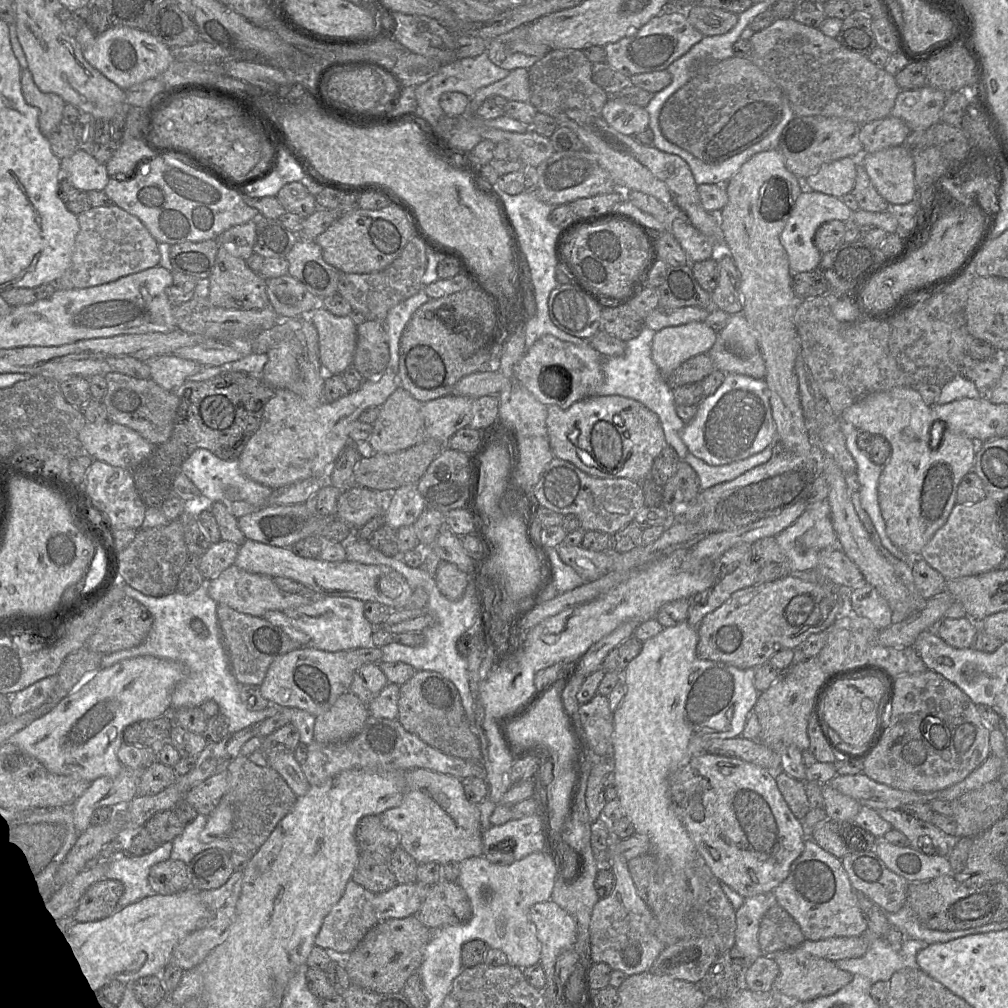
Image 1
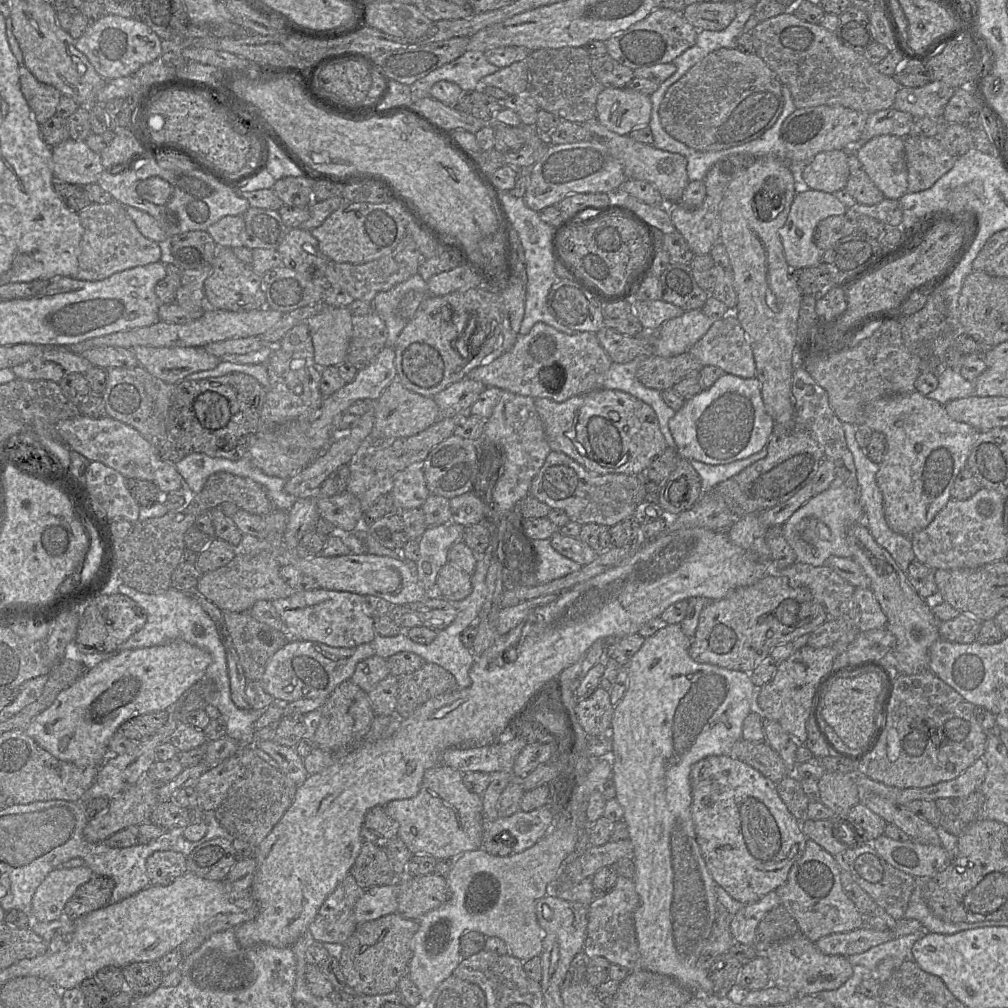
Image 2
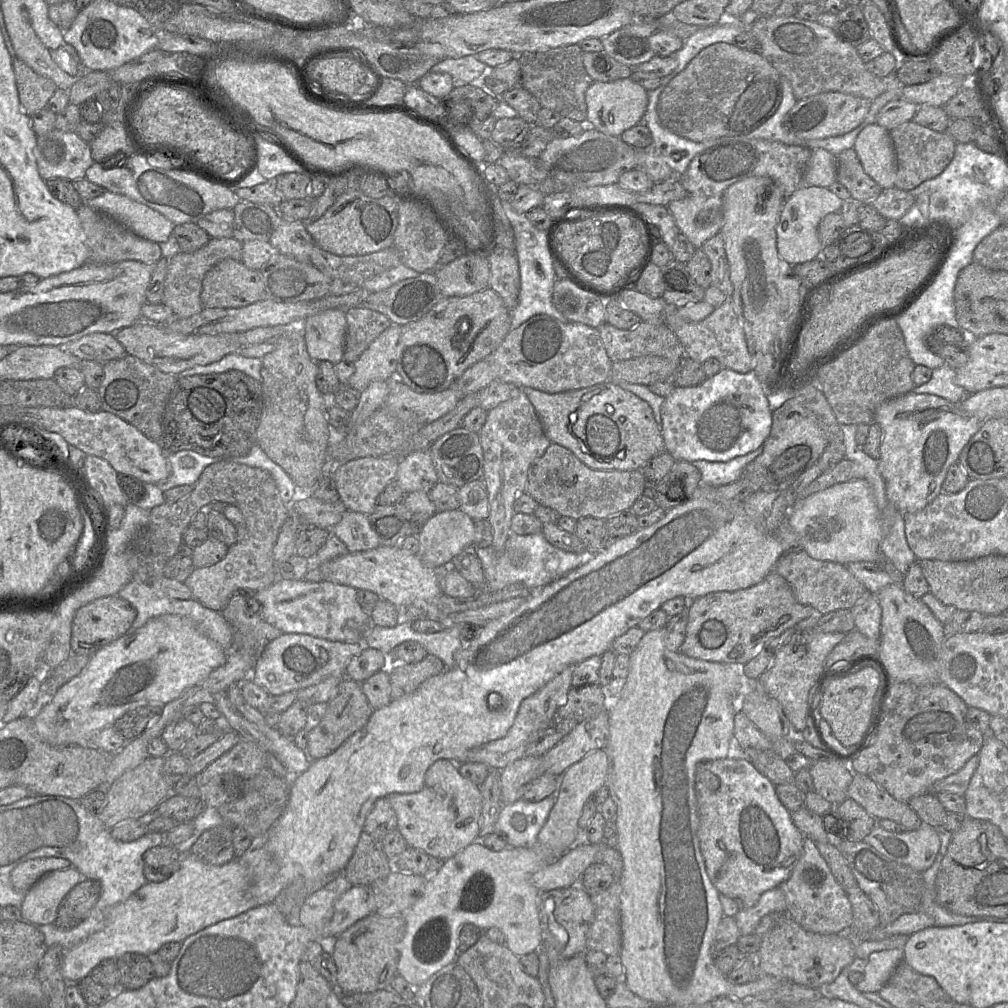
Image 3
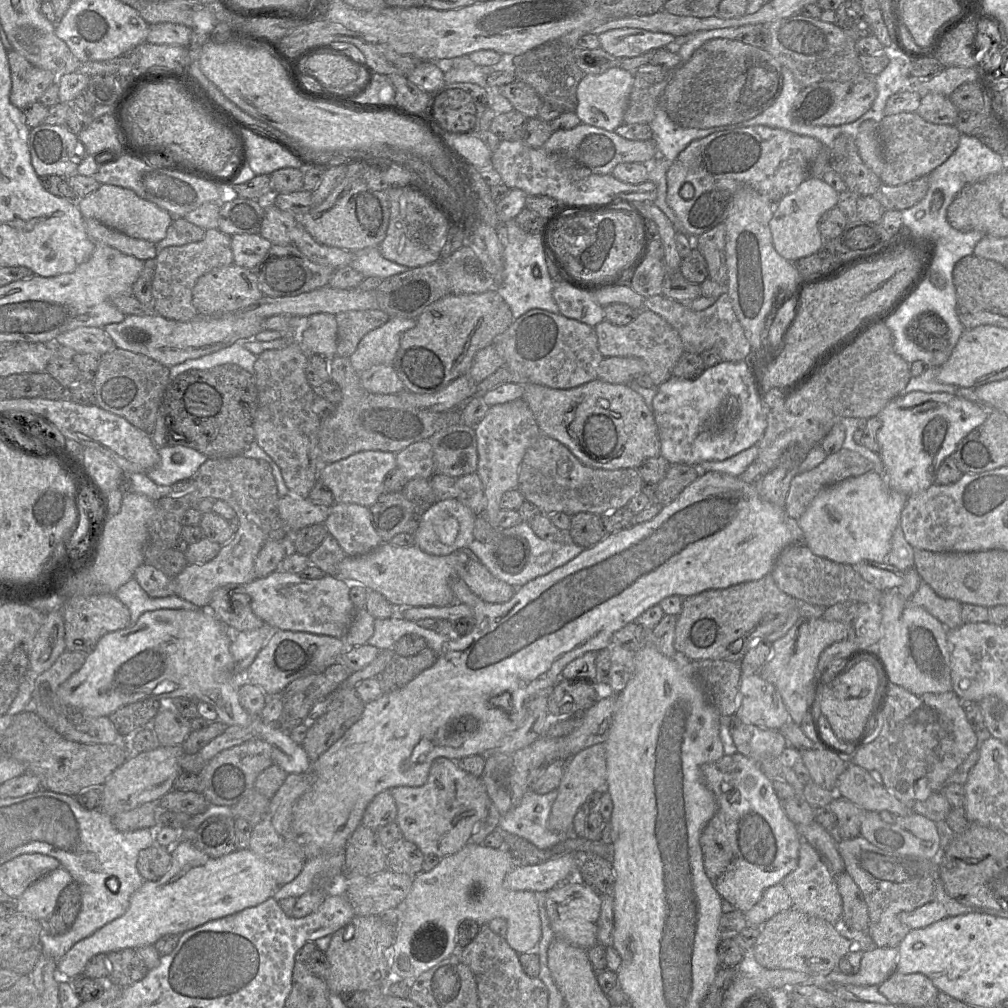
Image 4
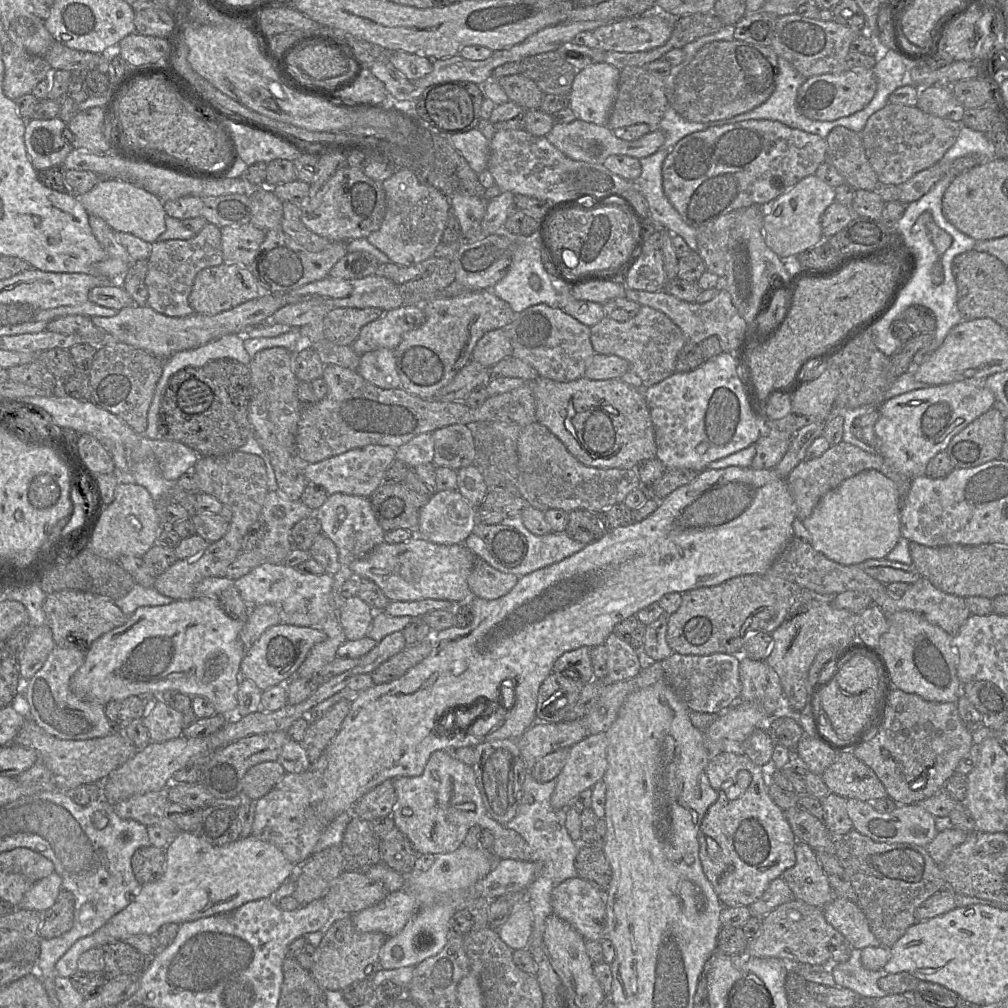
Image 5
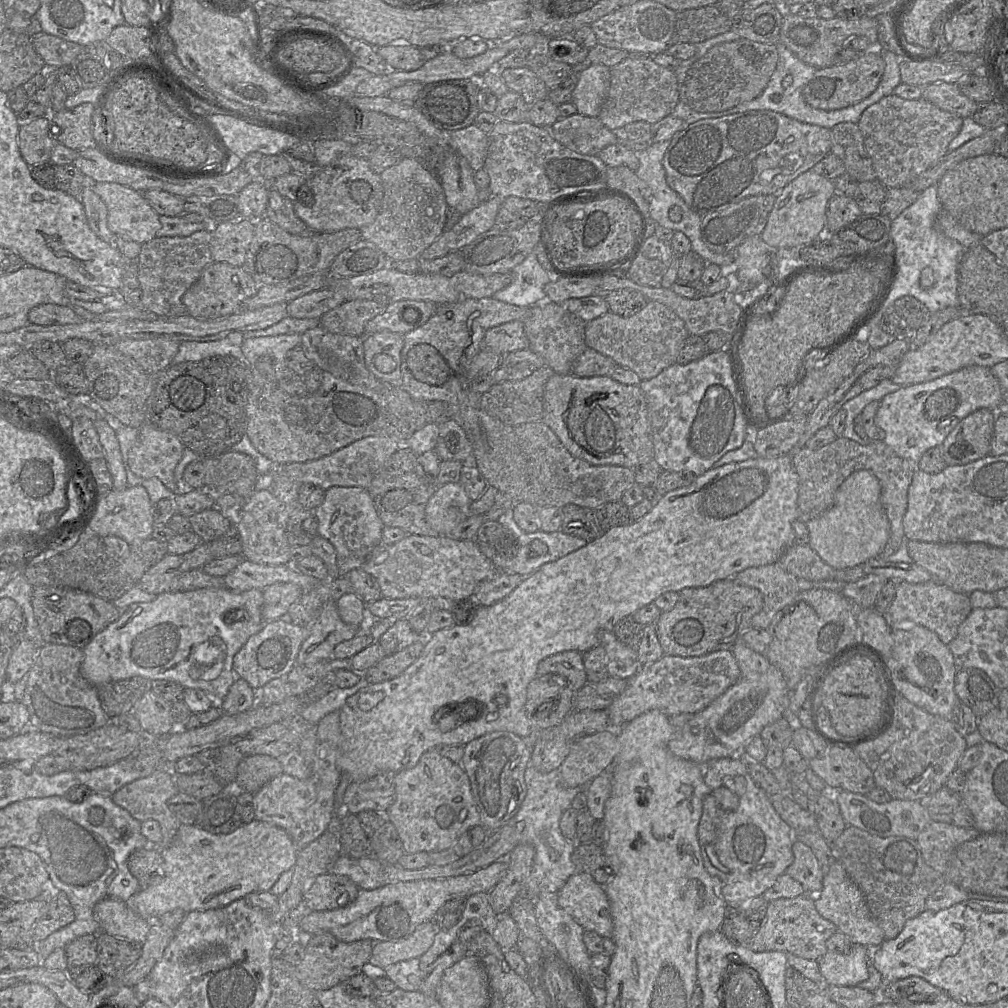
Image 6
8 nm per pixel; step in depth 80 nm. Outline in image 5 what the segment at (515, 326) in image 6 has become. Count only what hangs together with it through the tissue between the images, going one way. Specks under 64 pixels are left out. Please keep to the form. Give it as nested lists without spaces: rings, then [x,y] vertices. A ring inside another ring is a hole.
[[[495,329],[483,335],[472,353],[472,360],[491,369],[502,359],[512,355],[512,346],[505,330]]]

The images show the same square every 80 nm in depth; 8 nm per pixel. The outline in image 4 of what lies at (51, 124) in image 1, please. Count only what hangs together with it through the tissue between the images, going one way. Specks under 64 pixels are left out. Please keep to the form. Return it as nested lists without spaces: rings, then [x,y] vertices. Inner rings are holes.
[[[14,49],[7,52],[7,58],[11,76],[10,101],[21,110],[39,102],[45,90],[58,79],[51,71],[31,64]]]

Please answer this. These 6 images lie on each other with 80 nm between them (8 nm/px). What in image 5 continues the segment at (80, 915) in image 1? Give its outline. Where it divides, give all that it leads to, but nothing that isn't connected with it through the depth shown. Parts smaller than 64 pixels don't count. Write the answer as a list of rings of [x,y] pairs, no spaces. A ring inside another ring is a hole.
[[[61,889],[55,903],[41,913],[41,938],[58,937],[71,929],[74,923],[75,900],[72,892]]]

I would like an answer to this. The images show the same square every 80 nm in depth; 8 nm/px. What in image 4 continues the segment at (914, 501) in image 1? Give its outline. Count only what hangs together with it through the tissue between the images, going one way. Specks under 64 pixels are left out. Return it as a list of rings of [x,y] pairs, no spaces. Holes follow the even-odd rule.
[[[944,392],[902,393],[891,400],[878,414],[881,427],[877,434],[879,454],[886,470],[888,486],[906,496],[929,488],[934,484],[935,473],[943,460],[954,453],[963,438],[986,420],[989,411],[980,403]]]

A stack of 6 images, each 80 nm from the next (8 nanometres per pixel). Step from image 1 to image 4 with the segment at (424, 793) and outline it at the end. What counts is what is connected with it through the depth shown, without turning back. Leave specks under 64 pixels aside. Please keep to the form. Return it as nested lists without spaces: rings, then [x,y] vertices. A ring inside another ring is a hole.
[[[446,757],[432,761],[424,785],[397,786],[390,792],[397,807],[395,822],[403,838],[415,844],[424,855],[438,857],[454,854],[469,842],[474,828],[485,818],[490,801],[481,778],[462,770]]]

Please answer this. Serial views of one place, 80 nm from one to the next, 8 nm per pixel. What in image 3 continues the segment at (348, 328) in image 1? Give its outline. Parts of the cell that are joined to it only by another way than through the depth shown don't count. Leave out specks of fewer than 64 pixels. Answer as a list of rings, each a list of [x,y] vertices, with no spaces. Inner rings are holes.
[[[329,309],[311,315],[299,323],[307,351],[315,362],[329,361],[336,364],[344,358],[344,344],[347,331],[346,312],[347,309]]]

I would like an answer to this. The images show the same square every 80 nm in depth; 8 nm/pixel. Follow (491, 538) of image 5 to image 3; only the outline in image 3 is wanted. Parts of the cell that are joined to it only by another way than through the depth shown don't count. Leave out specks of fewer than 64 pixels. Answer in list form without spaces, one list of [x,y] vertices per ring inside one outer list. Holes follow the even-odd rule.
[[[511,532],[502,551],[495,551],[491,545],[485,548],[476,547],[476,553],[485,577],[483,591],[498,591],[511,584],[523,584],[529,589],[539,589],[590,559],[587,551],[572,553],[553,546],[542,533],[519,535]]]

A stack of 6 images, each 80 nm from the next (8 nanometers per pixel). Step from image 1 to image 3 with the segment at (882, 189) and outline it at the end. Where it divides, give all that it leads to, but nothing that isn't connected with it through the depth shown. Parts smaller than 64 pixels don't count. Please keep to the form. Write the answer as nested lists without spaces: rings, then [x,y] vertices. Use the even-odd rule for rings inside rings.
[[[870,123],[859,133],[853,148],[870,177],[883,189],[894,187],[897,161],[889,130]]]

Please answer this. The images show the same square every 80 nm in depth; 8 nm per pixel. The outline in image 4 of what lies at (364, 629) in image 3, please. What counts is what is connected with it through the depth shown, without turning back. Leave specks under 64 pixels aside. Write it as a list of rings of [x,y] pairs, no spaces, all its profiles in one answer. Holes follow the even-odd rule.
[[[276,570],[244,585],[251,597],[254,614],[280,630],[301,631],[344,638],[353,620],[355,606],[350,600],[349,582],[336,576],[308,579],[301,574]]]

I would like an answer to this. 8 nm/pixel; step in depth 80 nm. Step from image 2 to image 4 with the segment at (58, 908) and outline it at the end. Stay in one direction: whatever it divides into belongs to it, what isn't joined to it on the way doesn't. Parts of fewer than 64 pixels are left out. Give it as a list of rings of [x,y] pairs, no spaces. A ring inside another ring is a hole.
[[[63,867],[49,872],[14,900],[17,912],[44,922],[53,912],[61,891],[71,882],[71,874]]]

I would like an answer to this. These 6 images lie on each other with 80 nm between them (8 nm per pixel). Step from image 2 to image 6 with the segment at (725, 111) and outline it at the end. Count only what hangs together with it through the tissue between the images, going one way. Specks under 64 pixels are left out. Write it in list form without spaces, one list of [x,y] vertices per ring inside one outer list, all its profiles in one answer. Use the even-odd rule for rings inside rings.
[[[739,38],[711,48],[684,74],[679,102],[700,113],[721,112],[758,97],[767,87],[778,62],[777,44]]]

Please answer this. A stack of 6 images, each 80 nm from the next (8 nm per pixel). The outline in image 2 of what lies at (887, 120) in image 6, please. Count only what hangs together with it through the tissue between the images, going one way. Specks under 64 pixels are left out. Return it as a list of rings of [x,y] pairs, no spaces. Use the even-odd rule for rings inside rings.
[[[907,135],[903,138],[908,175],[908,192],[932,187],[954,165],[952,156],[938,137]]]

